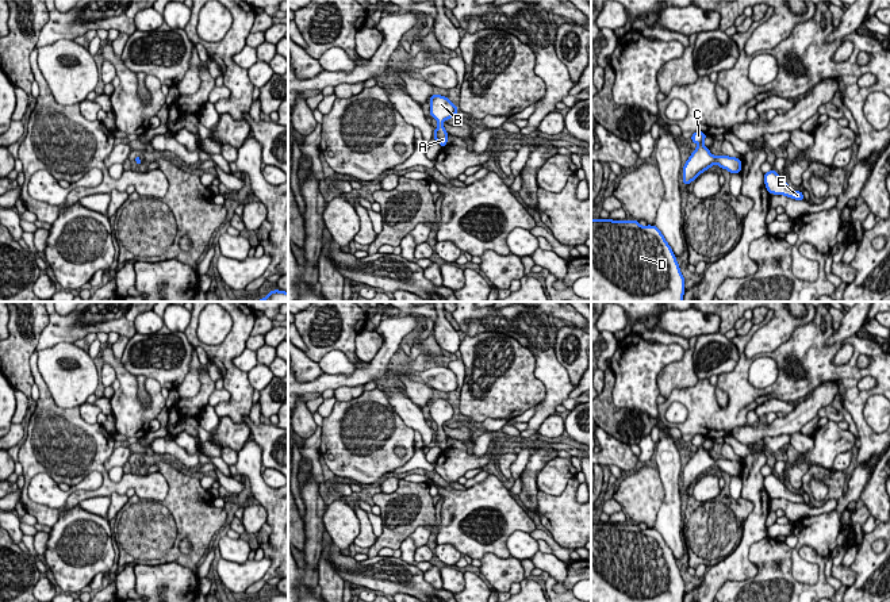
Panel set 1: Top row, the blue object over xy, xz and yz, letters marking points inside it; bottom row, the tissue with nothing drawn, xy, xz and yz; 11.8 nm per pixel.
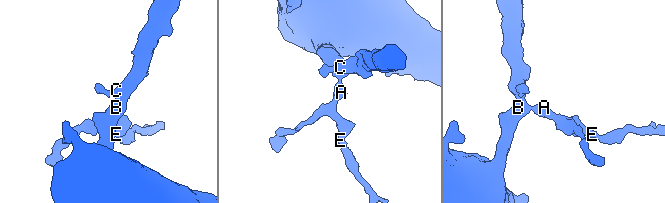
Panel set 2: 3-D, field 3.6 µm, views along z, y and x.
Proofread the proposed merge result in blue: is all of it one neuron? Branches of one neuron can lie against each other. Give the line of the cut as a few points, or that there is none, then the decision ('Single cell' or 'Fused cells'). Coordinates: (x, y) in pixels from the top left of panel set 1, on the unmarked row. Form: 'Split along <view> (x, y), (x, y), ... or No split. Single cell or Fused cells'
No split. Single cell

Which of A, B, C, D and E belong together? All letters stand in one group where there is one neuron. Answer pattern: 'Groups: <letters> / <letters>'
Groups: A B C D E

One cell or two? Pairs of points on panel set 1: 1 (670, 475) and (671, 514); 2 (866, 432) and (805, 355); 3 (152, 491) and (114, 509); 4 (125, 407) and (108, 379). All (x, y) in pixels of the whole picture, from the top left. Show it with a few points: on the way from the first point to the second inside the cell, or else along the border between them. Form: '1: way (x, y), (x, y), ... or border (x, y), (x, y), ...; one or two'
1: way (671, 484), (671, 505); one
2: way (855, 409), (848, 384), (837, 374), (828, 374); one
3: border (125, 495), (114, 493), (110, 497); two
4: border (104, 363), (114, 369), (116, 378); two

